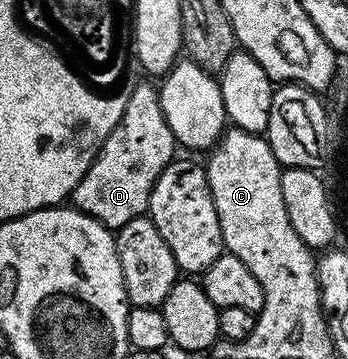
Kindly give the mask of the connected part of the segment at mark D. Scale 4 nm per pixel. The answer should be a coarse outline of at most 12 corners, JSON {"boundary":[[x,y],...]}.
{"boundary":[[135,84],[86,173],[85,213],[143,216],[176,142],[158,89]]}

